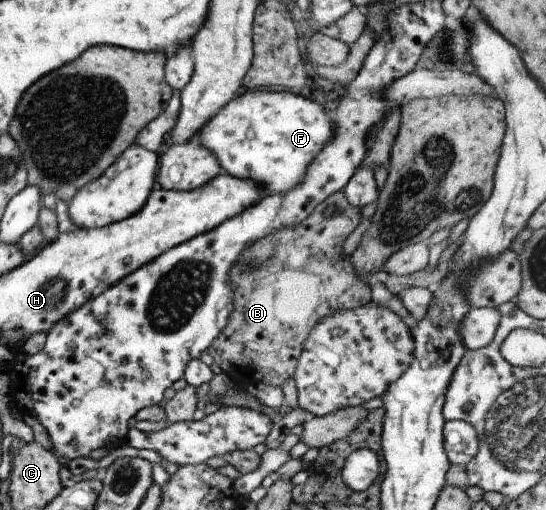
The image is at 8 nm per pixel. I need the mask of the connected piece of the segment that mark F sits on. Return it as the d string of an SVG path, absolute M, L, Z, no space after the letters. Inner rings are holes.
M246 92L234 96L202 126L195 140L216 155L230 176L254 180L268 195L298 186L322 148L332 140L334 122L328 109L291 92Z

